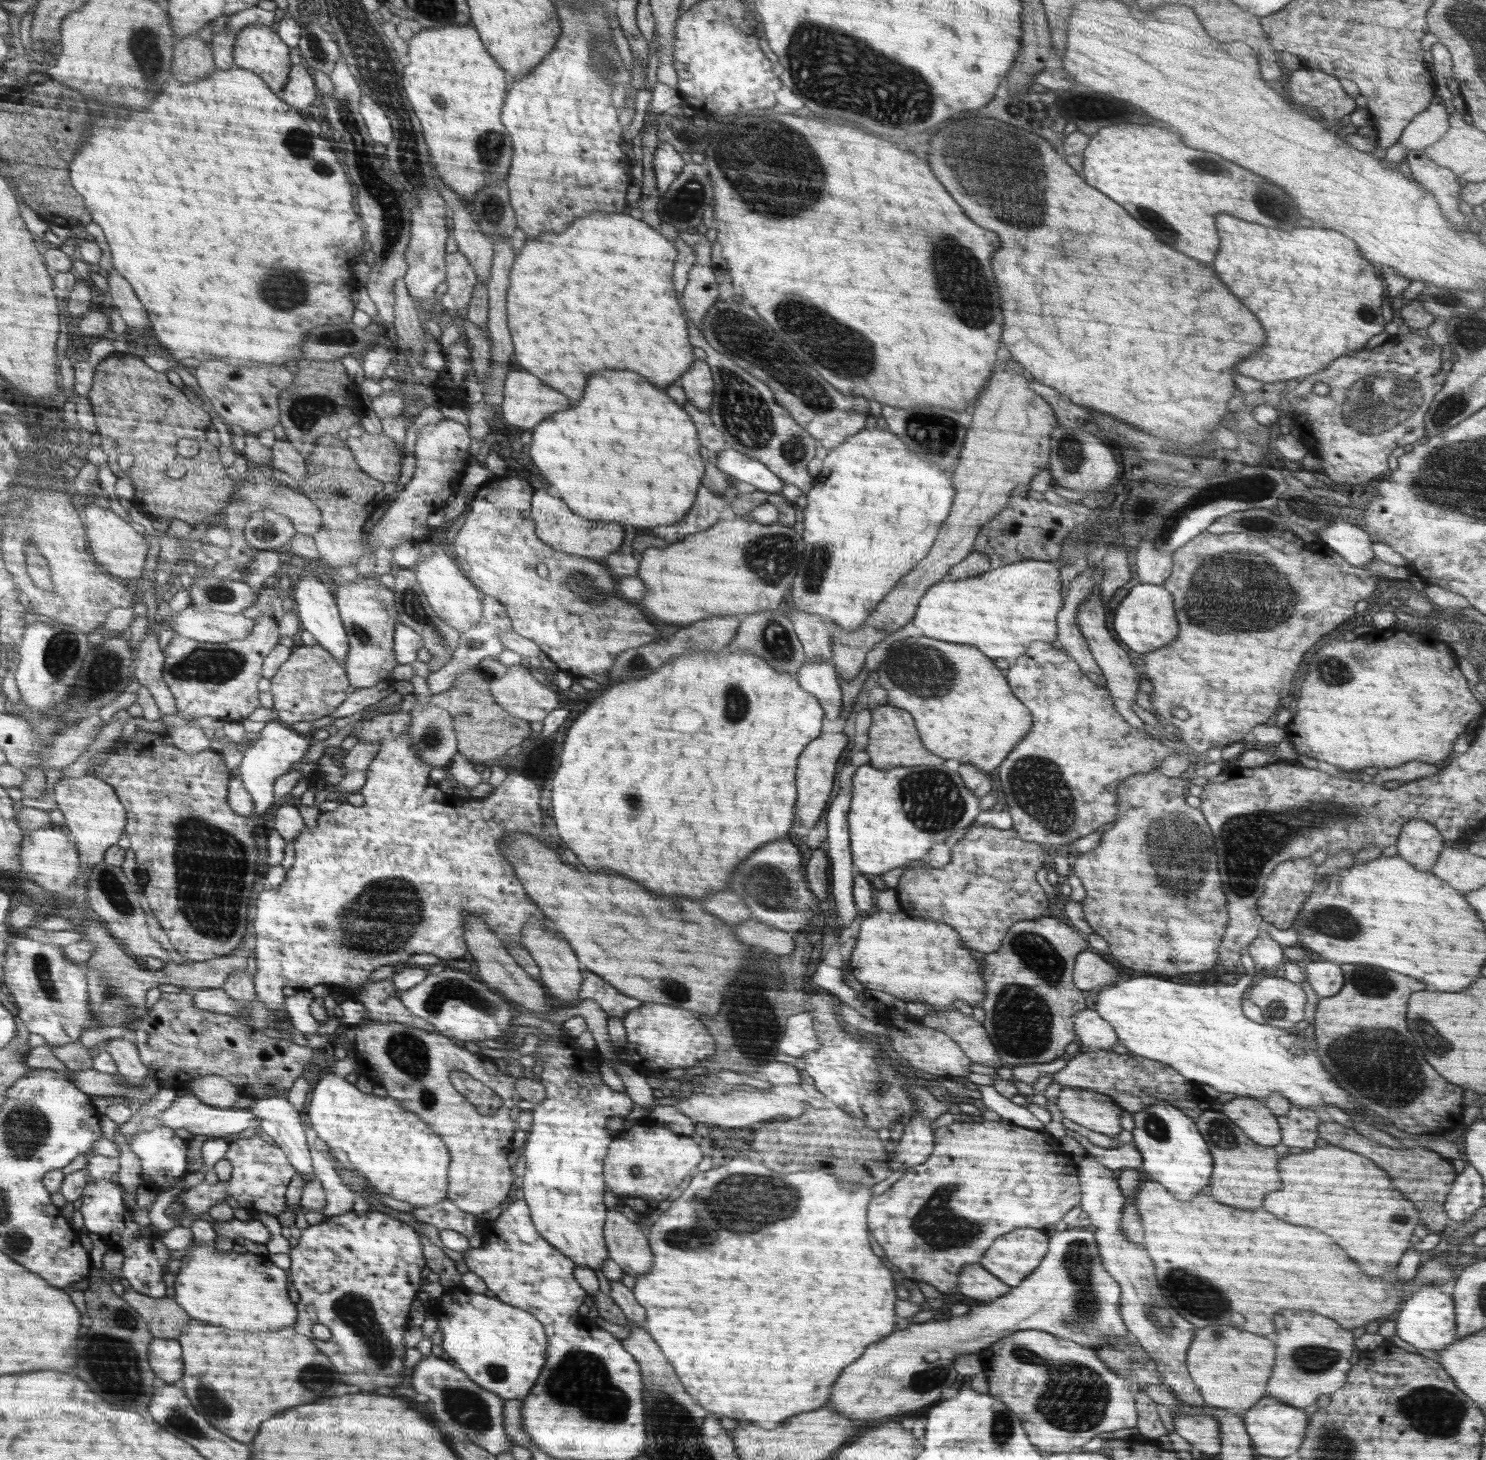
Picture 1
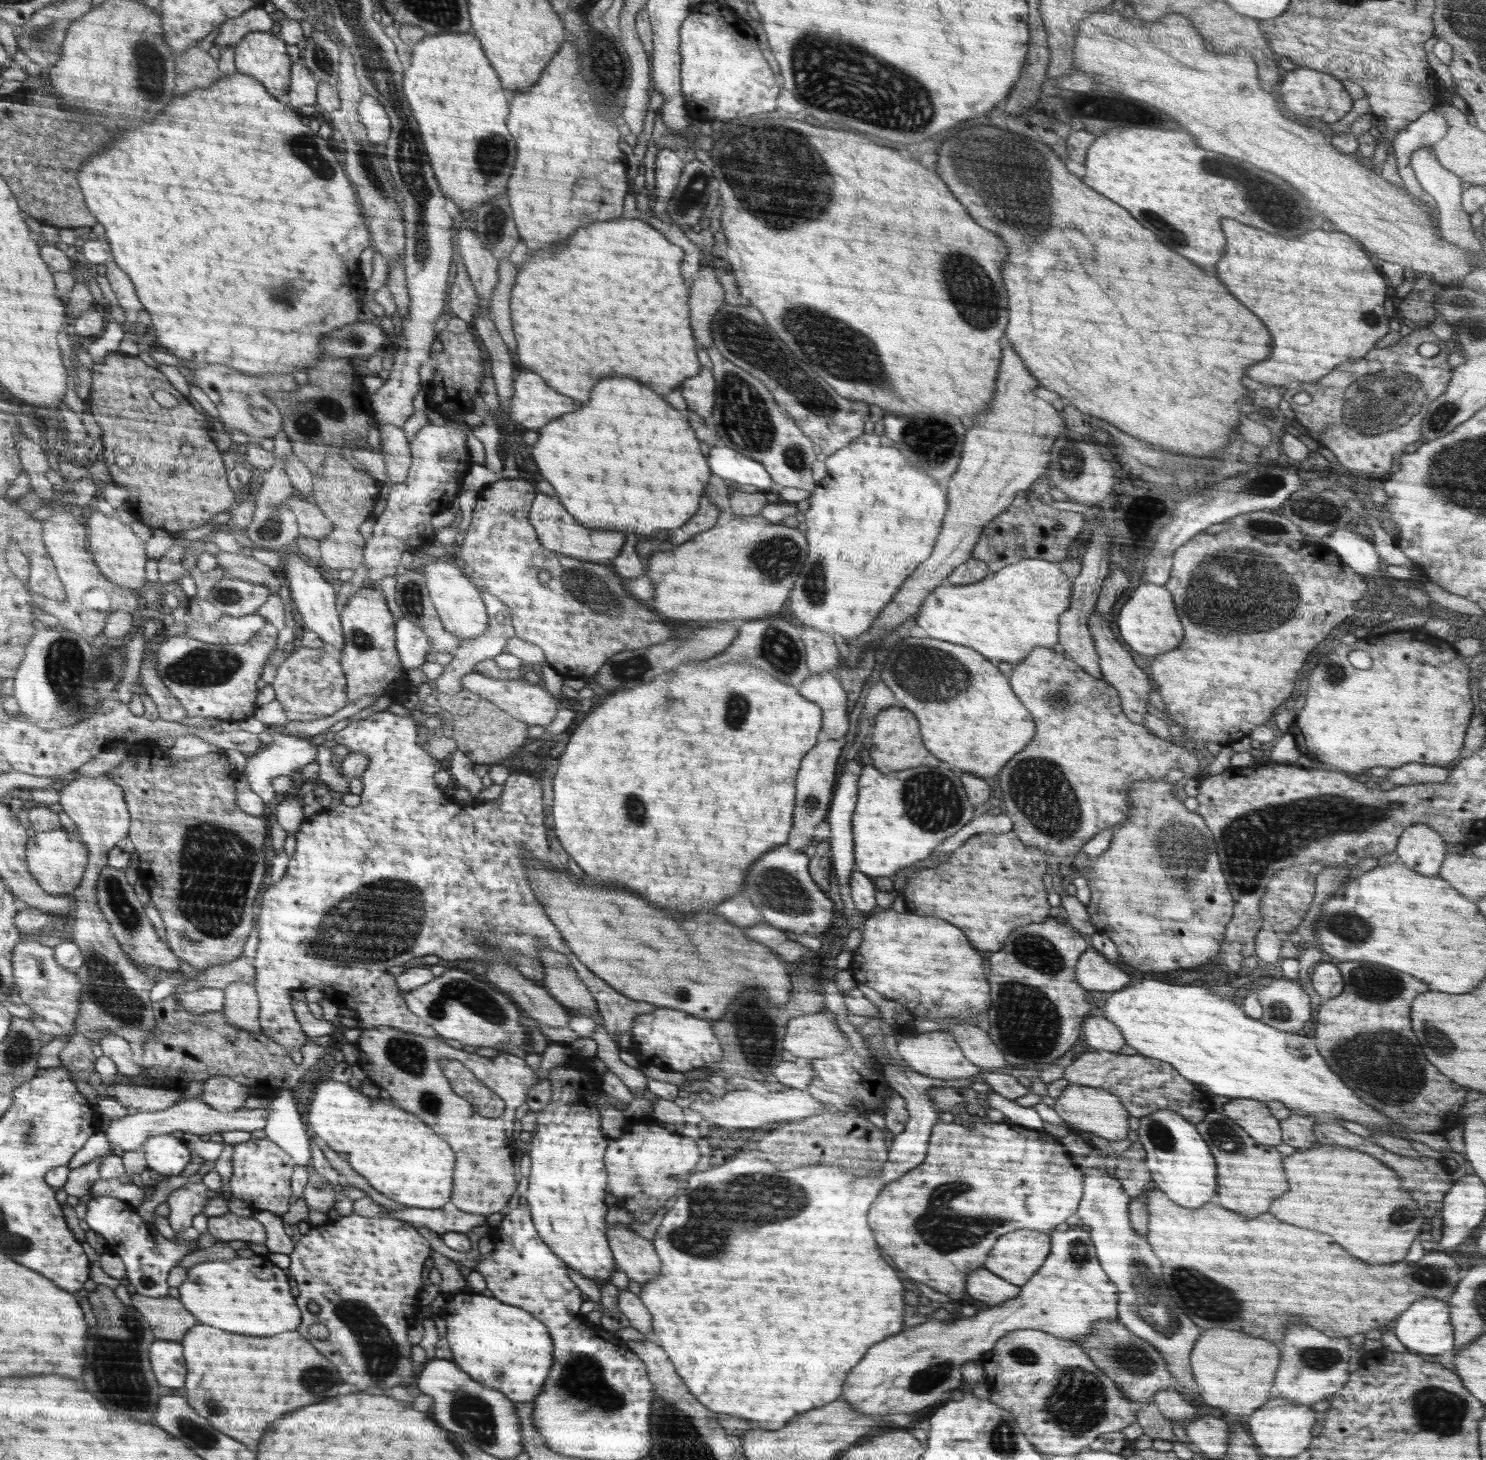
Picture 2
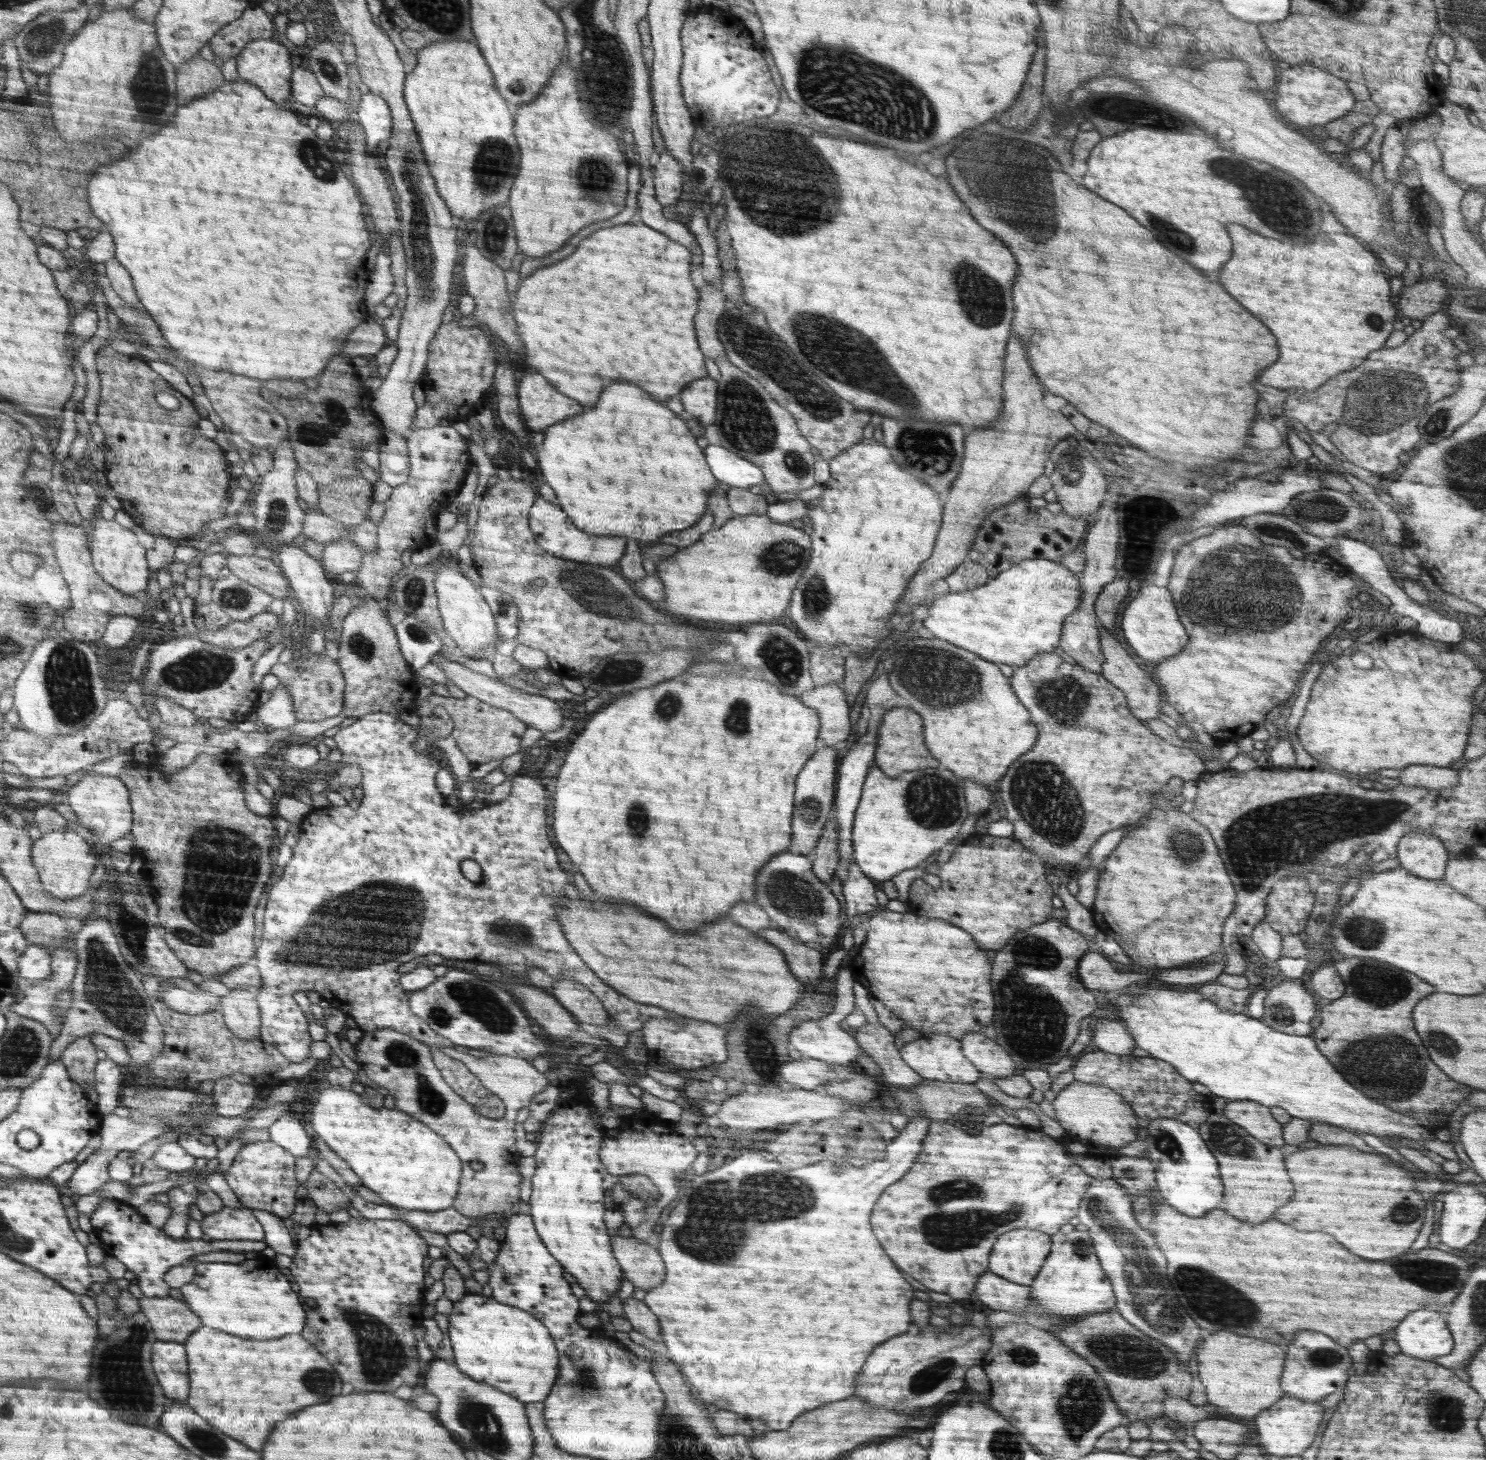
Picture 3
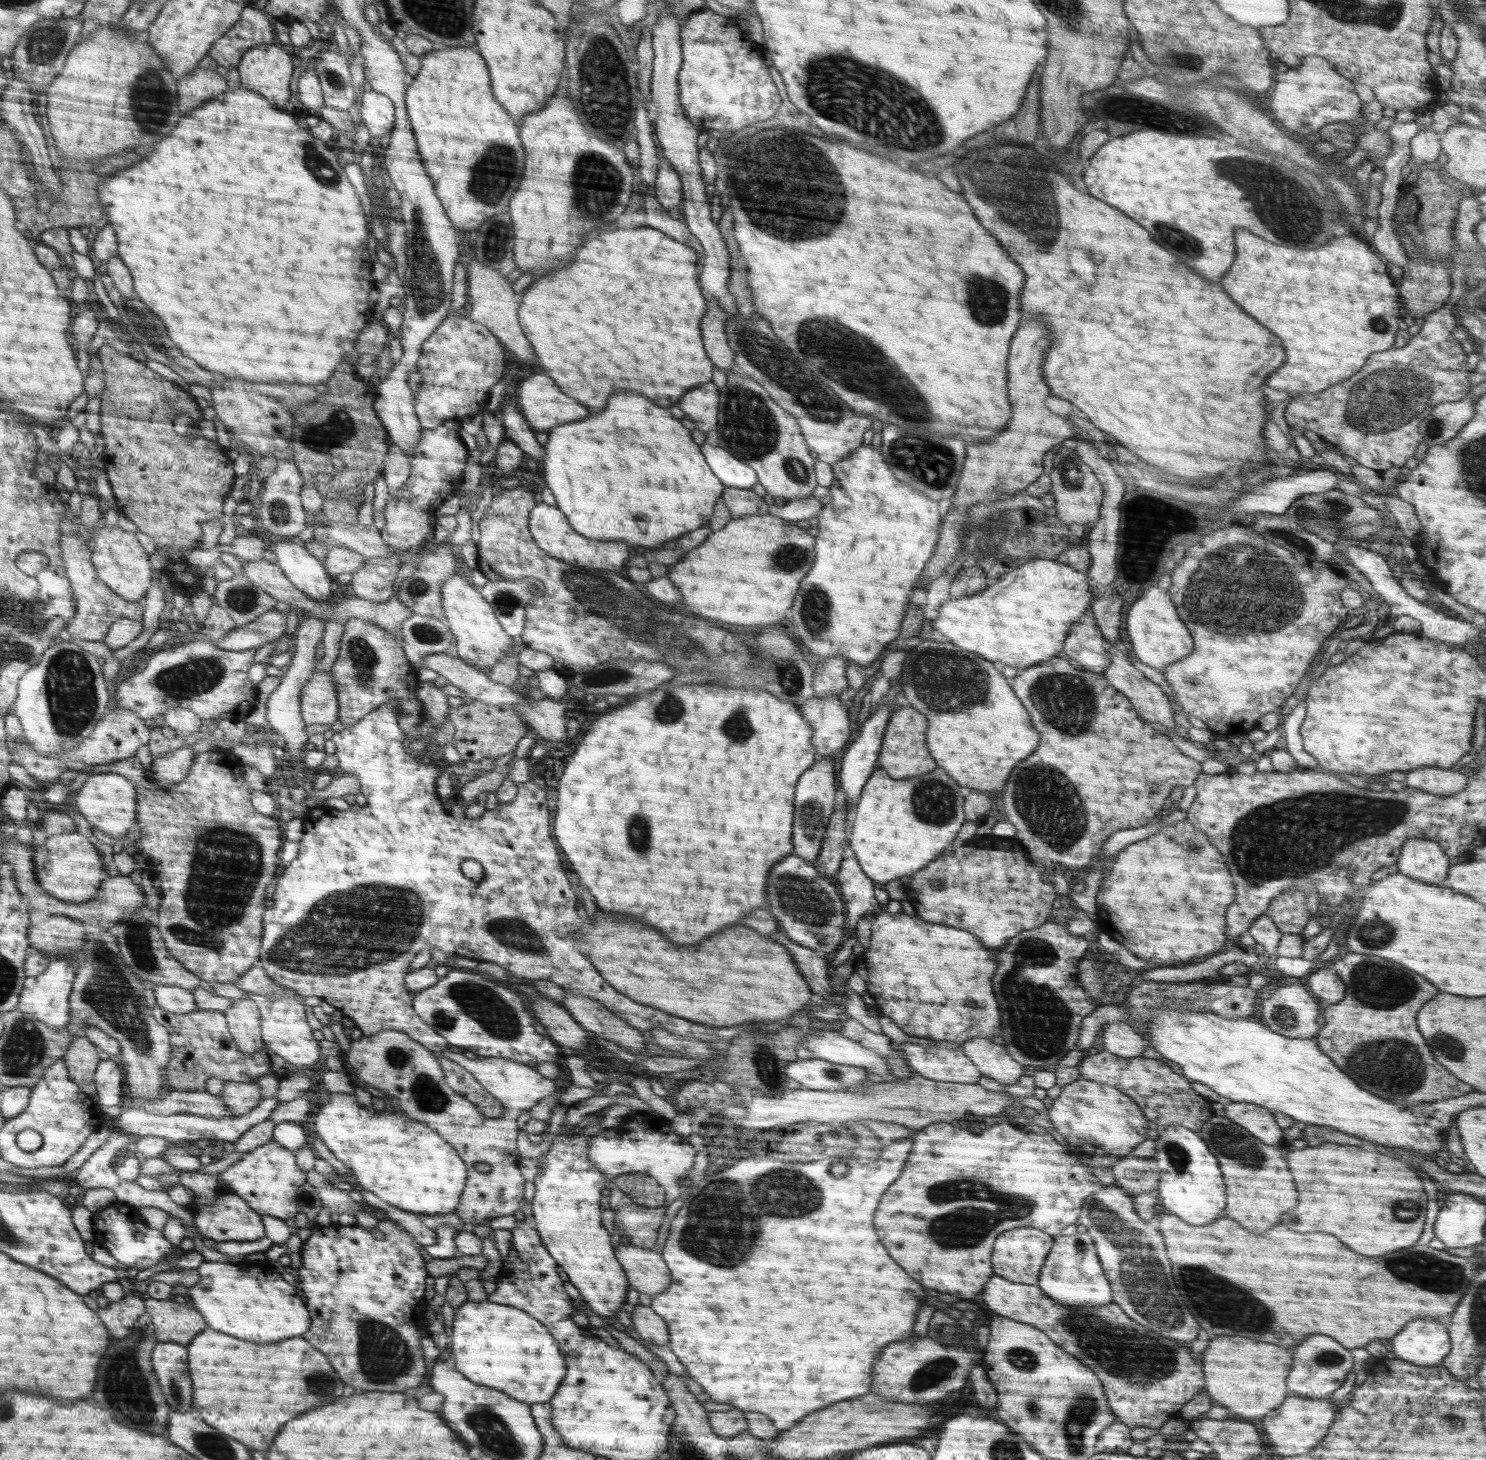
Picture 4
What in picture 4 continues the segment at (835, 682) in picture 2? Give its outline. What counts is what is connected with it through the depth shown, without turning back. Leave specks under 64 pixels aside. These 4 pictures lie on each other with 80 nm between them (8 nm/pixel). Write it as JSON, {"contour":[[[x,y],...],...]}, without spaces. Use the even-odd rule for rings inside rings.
{"contour":[[[840,694],[815,696],[806,700],[800,709],[812,723],[815,736],[811,745],[819,757],[838,754],[852,734],[848,710],[842,706]]]}

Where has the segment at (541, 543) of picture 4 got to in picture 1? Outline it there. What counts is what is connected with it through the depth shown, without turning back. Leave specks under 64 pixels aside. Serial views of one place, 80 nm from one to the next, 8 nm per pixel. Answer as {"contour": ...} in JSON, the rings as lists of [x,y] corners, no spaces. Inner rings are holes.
{"contour":[[[538,490],[534,494],[532,518],[538,530],[537,537],[542,542],[554,548],[554,550],[566,552],[570,555],[578,555],[586,558],[594,558],[595,561],[604,561],[608,556],[621,548],[624,532],[620,524],[616,522],[592,522],[586,518],[580,518],[570,512],[570,508],[560,500],[550,496],[546,490]]]}

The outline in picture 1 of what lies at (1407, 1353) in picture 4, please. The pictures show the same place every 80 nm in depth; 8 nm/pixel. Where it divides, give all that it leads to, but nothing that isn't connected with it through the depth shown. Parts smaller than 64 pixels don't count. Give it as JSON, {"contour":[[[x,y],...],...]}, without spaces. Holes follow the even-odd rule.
{"contour":[[[1421,1286],[1403,1303],[1396,1313],[1395,1340],[1402,1345],[1420,1350],[1444,1350],[1456,1341],[1456,1323],[1454,1301],[1451,1290],[1442,1290],[1438,1286]],[[1436,1288],[1436,1290],[1434,1290]]]}

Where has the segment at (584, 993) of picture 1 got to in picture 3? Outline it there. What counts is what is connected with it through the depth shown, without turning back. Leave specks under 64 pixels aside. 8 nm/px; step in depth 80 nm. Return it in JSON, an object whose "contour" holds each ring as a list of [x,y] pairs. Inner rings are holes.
{"contour":[[[386,712],[363,715],[353,724],[350,724],[350,726],[341,728],[333,736],[338,750],[342,753],[340,765],[355,764],[361,768],[361,786],[364,791],[364,797],[361,800],[360,807],[354,810],[356,816],[351,816],[350,818],[332,818],[333,807],[326,803],[324,803],[324,810],[322,810],[321,806],[320,812],[316,816],[311,814],[311,812],[306,815],[299,824],[301,833],[296,846],[293,848],[292,860],[285,865],[281,878],[276,879],[278,884],[272,884],[272,890],[268,894],[270,900],[268,900],[266,908],[264,908],[263,933],[260,940],[261,948],[257,950],[257,957],[255,958],[262,982],[261,988],[255,991],[261,1013],[260,1038],[264,1042],[276,1046],[276,1050],[279,1050],[290,1062],[300,1063],[308,1060],[311,1044],[314,1040],[309,1035],[309,1024],[305,1015],[298,1003],[295,1002],[292,994],[294,992],[304,992],[305,994],[308,994],[308,992],[318,992],[321,998],[326,1000],[333,1008],[338,1008],[346,1016],[352,1017],[364,1033],[392,1026],[392,1029],[400,1030],[404,1034],[410,1034],[412,1038],[418,1038],[420,1042],[426,1042],[434,1052],[438,1052],[438,1048],[450,1048],[450,1040],[448,1038],[442,1038],[440,1034],[430,1030],[426,1021],[413,1013],[410,1004],[408,1004],[408,996],[406,996],[409,992],[402,986],[402,974],[396,972],[396,968],[402,966],[404,962],[413,961],[419,956],[430,953],[458,960],[475,960],[477,963],[491,962],[502,968],[506,973],[523,977],[527,974],[527,970],[541,968],[553,979],[571,978],[578,984],[585,986],[588,990],[593,991],[608,1014],[610,1014],[611,1022],[608,1025],[613,1023],[614,1028],[612,1030],[604,1030],[606,1032],[605,1040],[609,1041],[619,1050],[627,1044],[627,1034],[634,1030],[642,1029],[649,1018],[675,1018],[675,1020],[682,1020],[682,1016],[678,1018],[678,1015],[672,1011],[662,1010],[662,1008],[650,1004],[634,1002],[633,999],[629,999],[614,987],[611,987],[584,962],[581,955],[574,950],[569,939],[566,938],[562,924],[558,924],[558,916],[556,914],[560,910],[558,904],[562,904],[562,900],[564,900],[564,886],[568,884],[568,880],[566,880],[566,874],[558,868],[556,852],[554,852],[554,848],[552,848],[552,844],[548,840],[548,834],[546,834],[546,792],[544,792],[544,788],[536,780],[532,780],[532,777],[516,774],[514,779],[512,779],[512,791],[505,800],[502,800],[500,803],[486,803],[486,806],[478,811],[465,811],[465,809],[462,809],[456,812],[446,803],[444,796],[440,794],[436,787],[434,778],[436,772],[441,769],[438,758],[435,755],[428,756],[423,753],[417,753],[413,745],[417,737],[415,729],[408,726],[401,719],[394,718]],[[382,850],[386,850],[386,852],[402,852],[402,854],[374,854],[374,852],[382,852]],[[463,860],[475,860],[480,864],[482,868],[481,880],[471,882],[462,875],[460,863]]]}

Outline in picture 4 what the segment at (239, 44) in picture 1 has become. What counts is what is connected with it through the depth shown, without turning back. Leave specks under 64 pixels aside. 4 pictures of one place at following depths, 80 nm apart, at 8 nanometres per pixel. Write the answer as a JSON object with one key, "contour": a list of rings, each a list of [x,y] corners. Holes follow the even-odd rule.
{"contour":[[[278,43],[257,44],[241,58],[237,66],[241,86],[258,91],[274,106],[282,106],[290,100],[292,66],[290,54]]]}

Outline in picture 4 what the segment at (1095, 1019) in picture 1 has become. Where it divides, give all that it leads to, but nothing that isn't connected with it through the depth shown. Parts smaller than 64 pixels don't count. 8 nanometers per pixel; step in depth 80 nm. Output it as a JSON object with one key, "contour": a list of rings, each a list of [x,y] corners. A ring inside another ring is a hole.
{"contour":[[[1127,1021],[1107,1024],[1100,1036],[1105,1050],[1122,1058],[1142,1057],[1147,1048],[1143,1034]]]}

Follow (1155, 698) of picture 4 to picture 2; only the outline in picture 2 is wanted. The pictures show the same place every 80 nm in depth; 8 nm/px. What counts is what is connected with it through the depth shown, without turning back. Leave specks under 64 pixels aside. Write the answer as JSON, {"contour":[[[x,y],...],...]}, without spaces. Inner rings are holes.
{"contour":[[[1096,610],[1088,619],[1088,630],[1090,630],[1090,636],[1094,640],[1099,656],[1099,668],[1101,669],[1103,679],[1118,691],[1123,713],[1130,719],[1130,722],[1142,725],[1143,718],[1148,713],[1146,705],[1149,703],[1148,698],[1150,698],[1150,680],[1133,662],[1130,653],[1116,640],[1116,636],[1112,633],[1109,623],[1104,616],[1100,615]]]}

